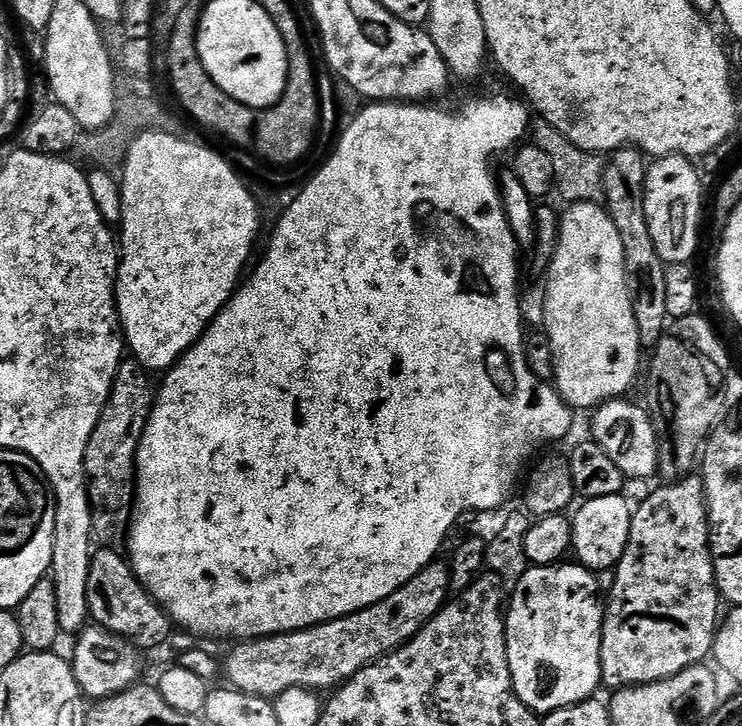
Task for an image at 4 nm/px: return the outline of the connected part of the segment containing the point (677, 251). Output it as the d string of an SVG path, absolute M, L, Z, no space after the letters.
M662 156L647 165L644 186L645 216L657 253L669 264L687 264L700 244L700 211L704 208L704 184L687 156Z

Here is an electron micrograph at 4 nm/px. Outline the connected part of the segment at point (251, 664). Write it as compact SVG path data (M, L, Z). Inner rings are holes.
M440 563L428 564L389 597L354 614L302 631L237 643L226 660L229 685L273 699L288 689L330 690L343 684L358 670L412 640L440 612L451 591L449 567Z

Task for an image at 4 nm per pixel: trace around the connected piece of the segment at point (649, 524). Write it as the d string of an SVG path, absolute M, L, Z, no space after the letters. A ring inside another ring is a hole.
M689 474L683 480L660 487L664 488L650 493L640 508L638 504L633 511L628 548L615 567L614 588L606 596L604 633L600 639L600 678L608 690L665 680L696 664L704 664L714 652L722 597L716 588L712 549L708 542L704 482L699 475Z

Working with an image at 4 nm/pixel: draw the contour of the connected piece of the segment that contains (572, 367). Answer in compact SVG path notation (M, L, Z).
M569 203L563 209L560 217L560 238L550 253L550 259L552 261L548 264L548 281L544 284L544 328L542 328L542 332L543 335L548 337L548 345L552 351L552 380L554 381L554 387L569 408L573 410L579 410L579 408L595 410L601 404L607 404L610 400L623 397L627 393L624 391L635 382L636 375L639 372L641 375L642 372L642 364L640 368L642 347L640 344L639 324L635 321L634 306L630 302L630 295L627 290L626 253L622 248L622 239L621 235L618 234L618 228L603 203Z

